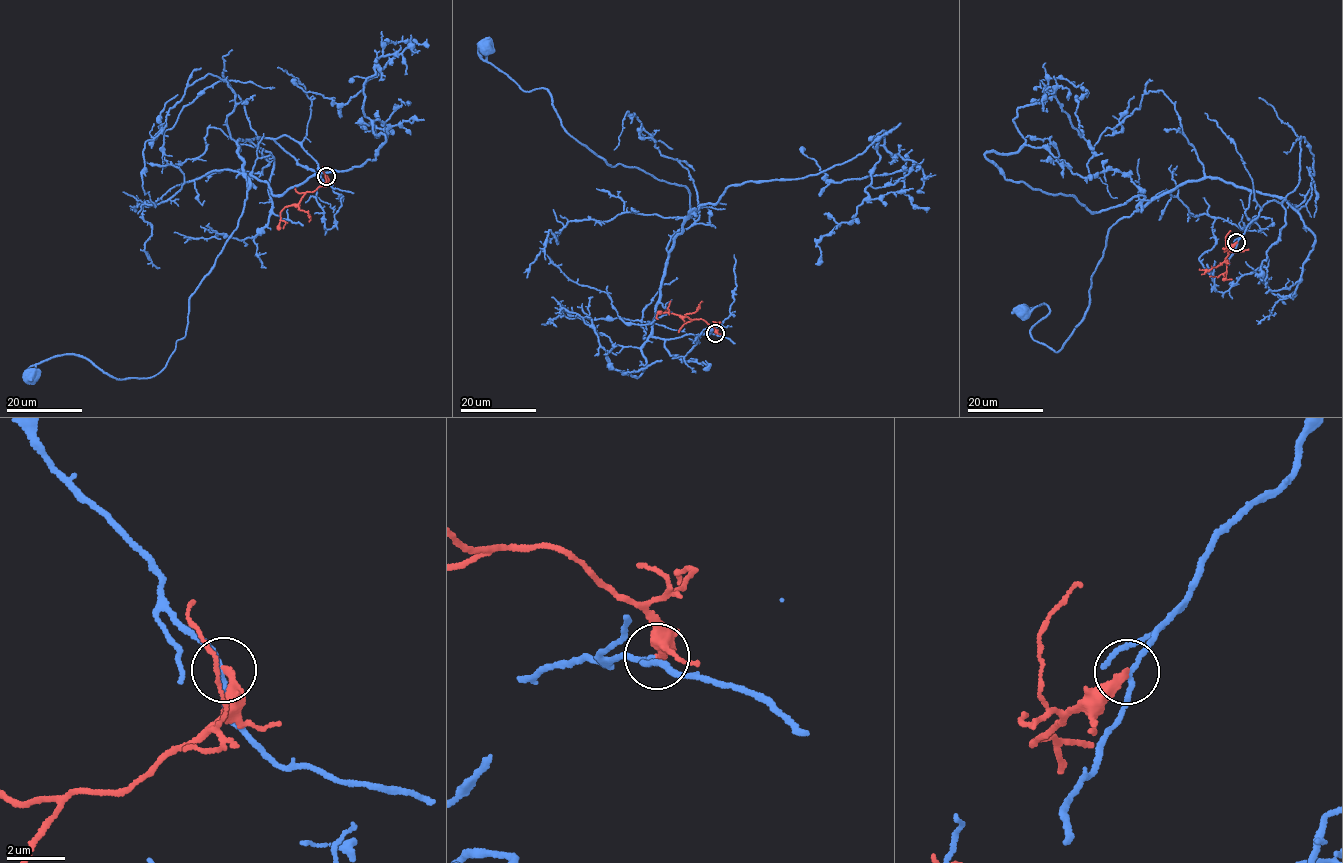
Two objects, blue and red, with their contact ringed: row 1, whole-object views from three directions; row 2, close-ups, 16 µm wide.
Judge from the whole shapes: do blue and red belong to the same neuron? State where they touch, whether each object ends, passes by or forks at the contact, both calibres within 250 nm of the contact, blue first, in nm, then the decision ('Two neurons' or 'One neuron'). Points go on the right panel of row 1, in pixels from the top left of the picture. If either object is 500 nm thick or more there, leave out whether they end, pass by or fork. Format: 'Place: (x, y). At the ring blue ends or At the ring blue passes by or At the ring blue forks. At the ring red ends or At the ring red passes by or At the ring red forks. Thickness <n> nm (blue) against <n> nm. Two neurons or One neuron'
Place: (1236, 242). At the ring blue passes by. At the ring red ends. Thickness 160 nm (blue) against 300 nm. Two neurons

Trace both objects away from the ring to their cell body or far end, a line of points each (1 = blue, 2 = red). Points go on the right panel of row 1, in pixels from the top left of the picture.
1: (1236, 242), (1285, 199), (1187, 180), (1110, 228), (1058, 351), (1030, 331), (1047, 305), (1024, 312)
2: (1236, 242), (1224, 252), (1228, 255), (1226, 269), (1217, 277), (1209, 277)

